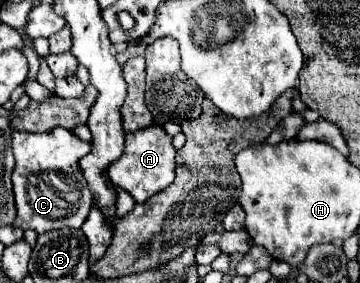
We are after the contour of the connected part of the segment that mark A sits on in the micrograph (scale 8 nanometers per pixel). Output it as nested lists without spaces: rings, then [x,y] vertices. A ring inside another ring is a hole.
[[[152,125],[134,133],[126,133],[126,149],[118,161],[108,167],[108,177],[114,185],[126,189],[136,203],[150,199],[160,189],[166,189],[174,181],[174,155],[176,149],[172,145],[172,137],[164,131],[164,127]]]

